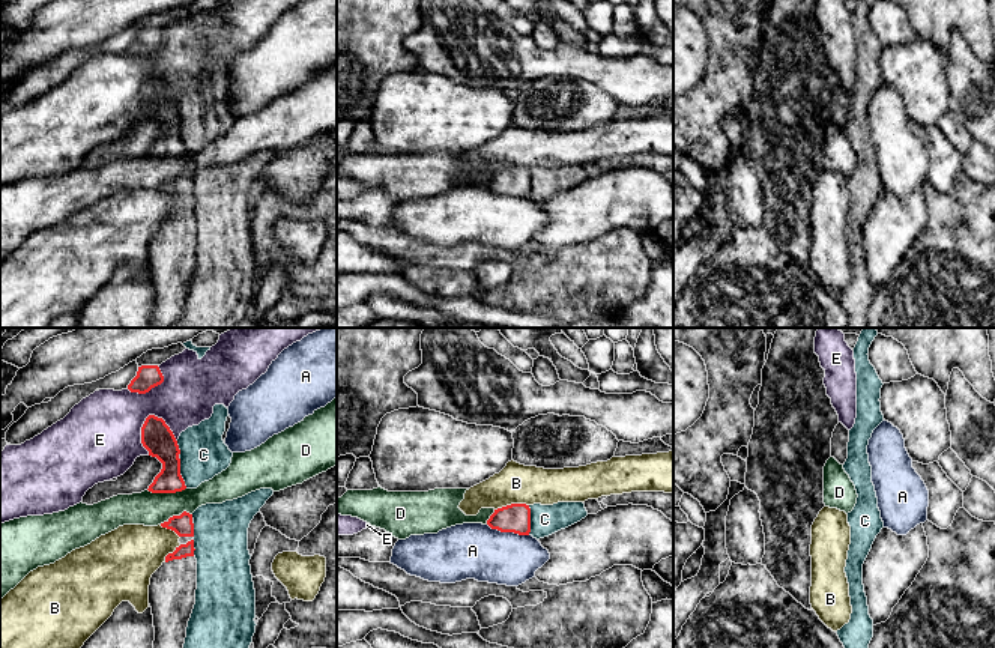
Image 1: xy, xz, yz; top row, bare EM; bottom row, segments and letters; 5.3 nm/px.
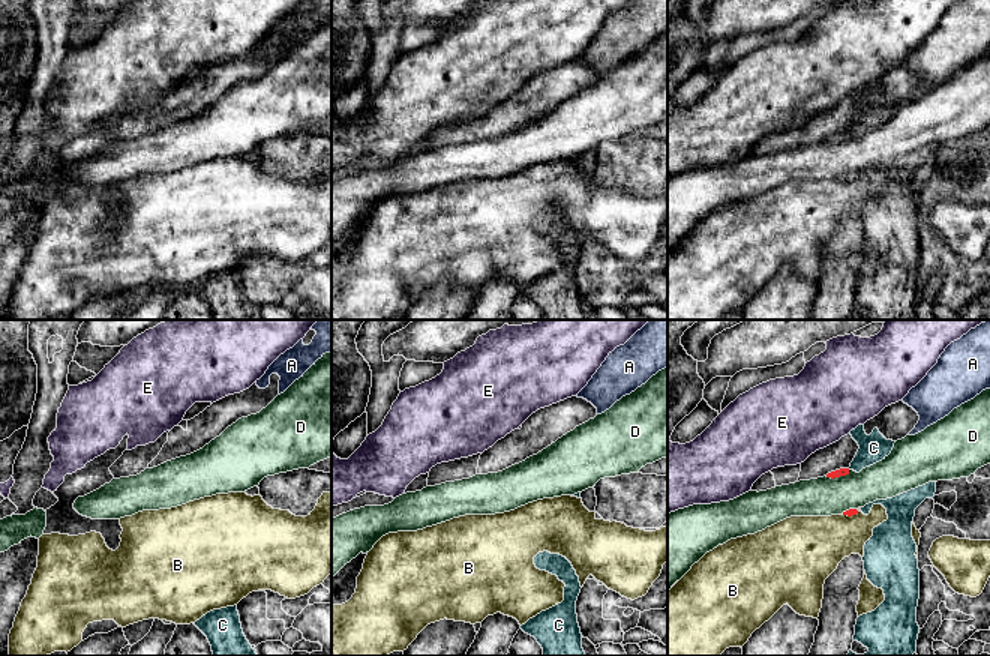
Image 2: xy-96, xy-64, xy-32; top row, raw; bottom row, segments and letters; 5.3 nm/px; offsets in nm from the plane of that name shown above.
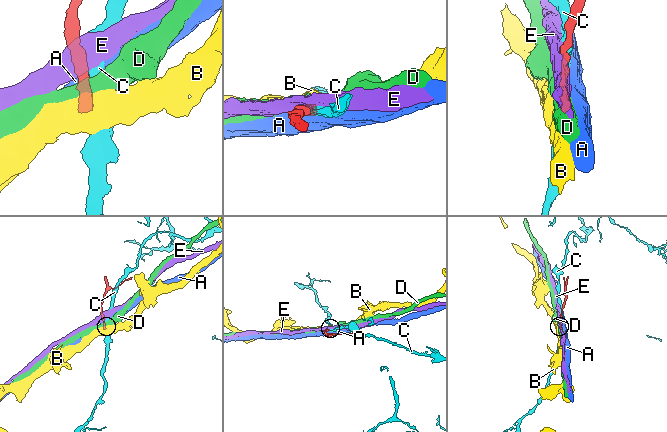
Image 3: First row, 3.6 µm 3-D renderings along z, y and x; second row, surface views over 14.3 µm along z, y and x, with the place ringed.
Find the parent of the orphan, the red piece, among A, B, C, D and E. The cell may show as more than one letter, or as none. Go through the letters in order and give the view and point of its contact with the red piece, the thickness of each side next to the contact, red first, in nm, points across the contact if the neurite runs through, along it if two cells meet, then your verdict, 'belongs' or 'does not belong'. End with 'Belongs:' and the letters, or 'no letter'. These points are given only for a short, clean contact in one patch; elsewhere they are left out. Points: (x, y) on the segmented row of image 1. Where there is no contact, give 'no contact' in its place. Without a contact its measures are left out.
A: xz (508, 531) | 160/300 nm | does not belong
B: xz (511, 504) | 160/220 nm | along xz (528, 504), (507, 504), (495, 510) | does not belong
C: xy (179, 474) | 170/260 nm | does not belong
D: xy (166, 492) | 150/180 nm | along xy (185, 487), (176, 492), (148, 490) | does not belong
E: xy (164, 421) | 170/320 nm | along xy (145, 418), (149, 415), (160, 417), (176, 441) | does not belong
Belongs: no letter

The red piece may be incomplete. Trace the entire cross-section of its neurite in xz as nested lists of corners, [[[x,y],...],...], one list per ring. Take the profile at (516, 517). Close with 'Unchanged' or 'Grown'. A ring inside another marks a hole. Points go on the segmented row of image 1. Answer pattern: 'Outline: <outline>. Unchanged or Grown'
Outline: [[[511,504],[494,510],[487,520],[491,529],[501,532],[514,532],[519,535],[529,535],[531,532],[531,508],[526,504]]]. Unchanged

